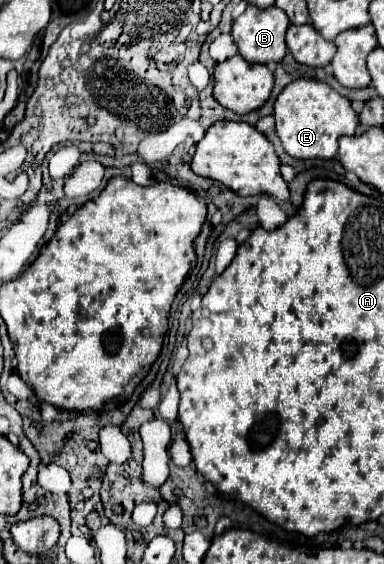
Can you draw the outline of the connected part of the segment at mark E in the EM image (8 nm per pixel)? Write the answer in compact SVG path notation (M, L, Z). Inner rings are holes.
M299 78L285 86L275 100L273 116L285 152L301 160L333 158L337 154L337 138L343 134L355 134L357 130L357 114L353 112L351 102L317 78Z

